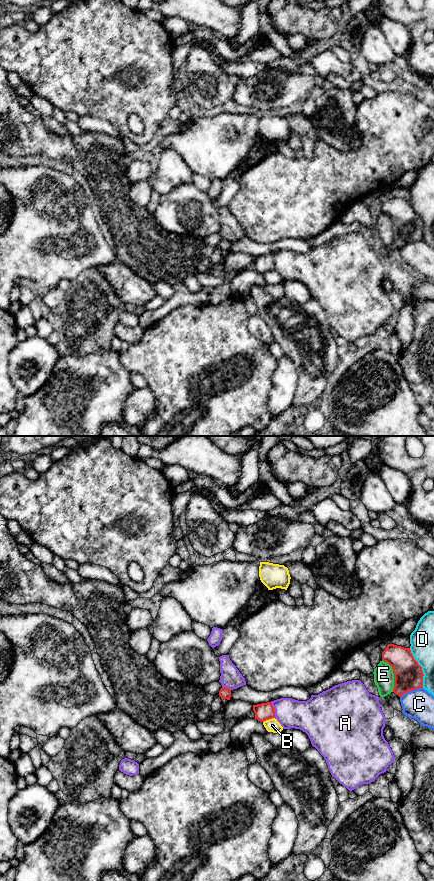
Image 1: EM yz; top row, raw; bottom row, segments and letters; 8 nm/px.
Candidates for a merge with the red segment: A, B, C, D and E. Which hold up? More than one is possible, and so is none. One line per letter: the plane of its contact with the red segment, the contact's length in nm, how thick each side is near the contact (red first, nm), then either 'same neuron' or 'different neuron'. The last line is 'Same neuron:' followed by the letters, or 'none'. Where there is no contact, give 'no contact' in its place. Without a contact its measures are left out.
A: yz | 130 nm | 140/240 nm | different neuron
B: yz | 100 nm | 140/110 nm | different neuron
C: yz | 200 nm | 240/240 nm | different neuron
D: yz | 340 nm | 240/190 nm | different neuron
E: yz | 280 nm | 240/160 nm | different neuron
Same neuron: none

